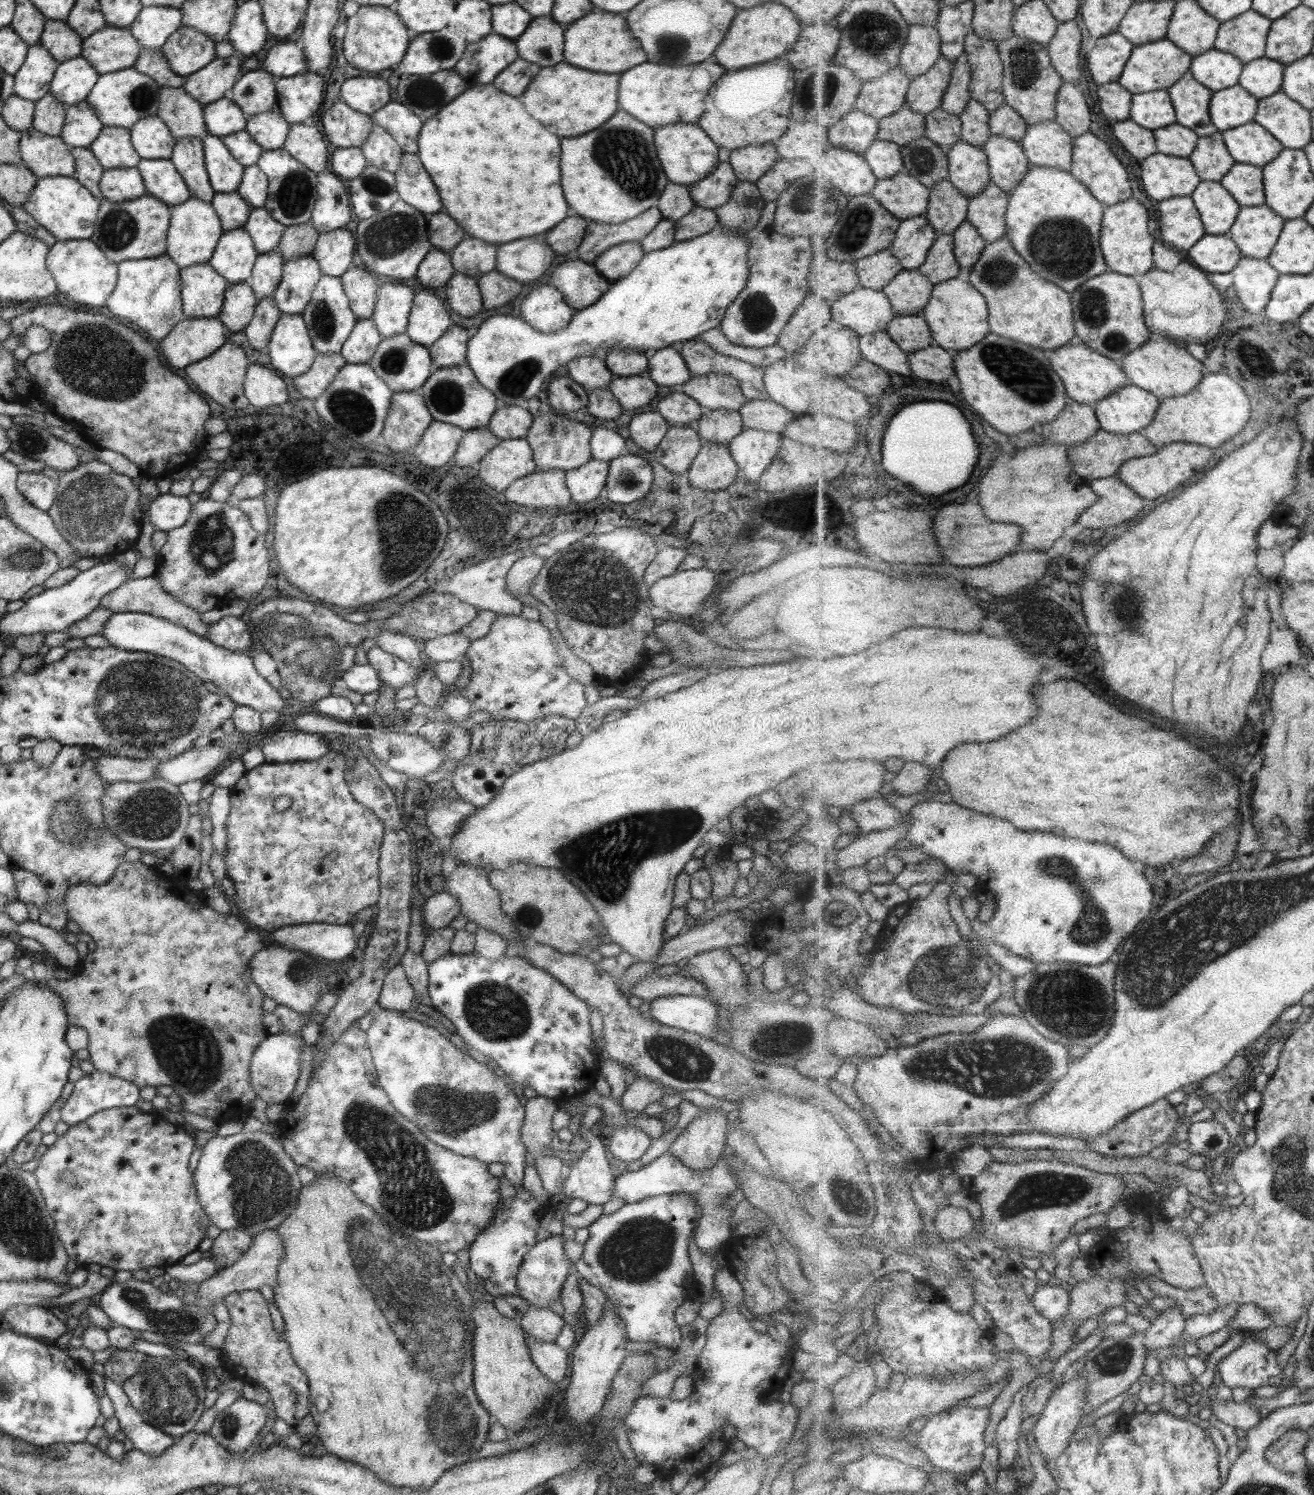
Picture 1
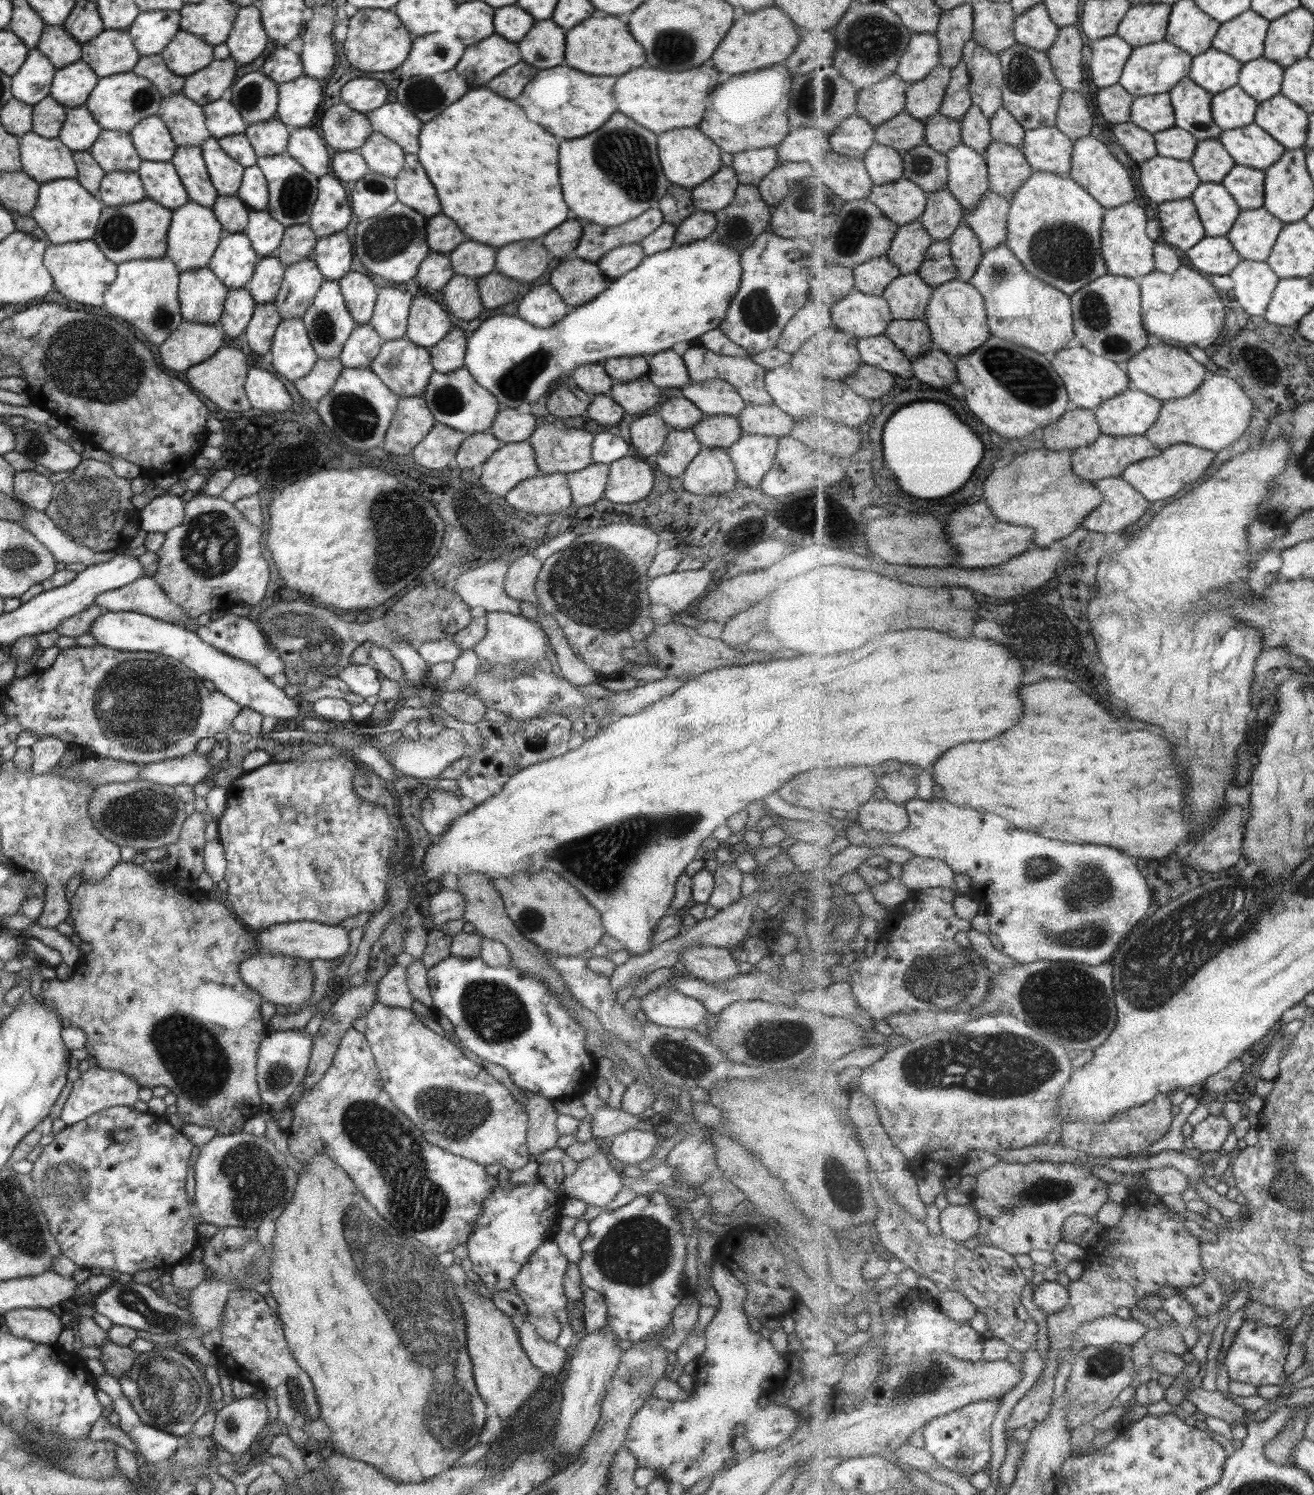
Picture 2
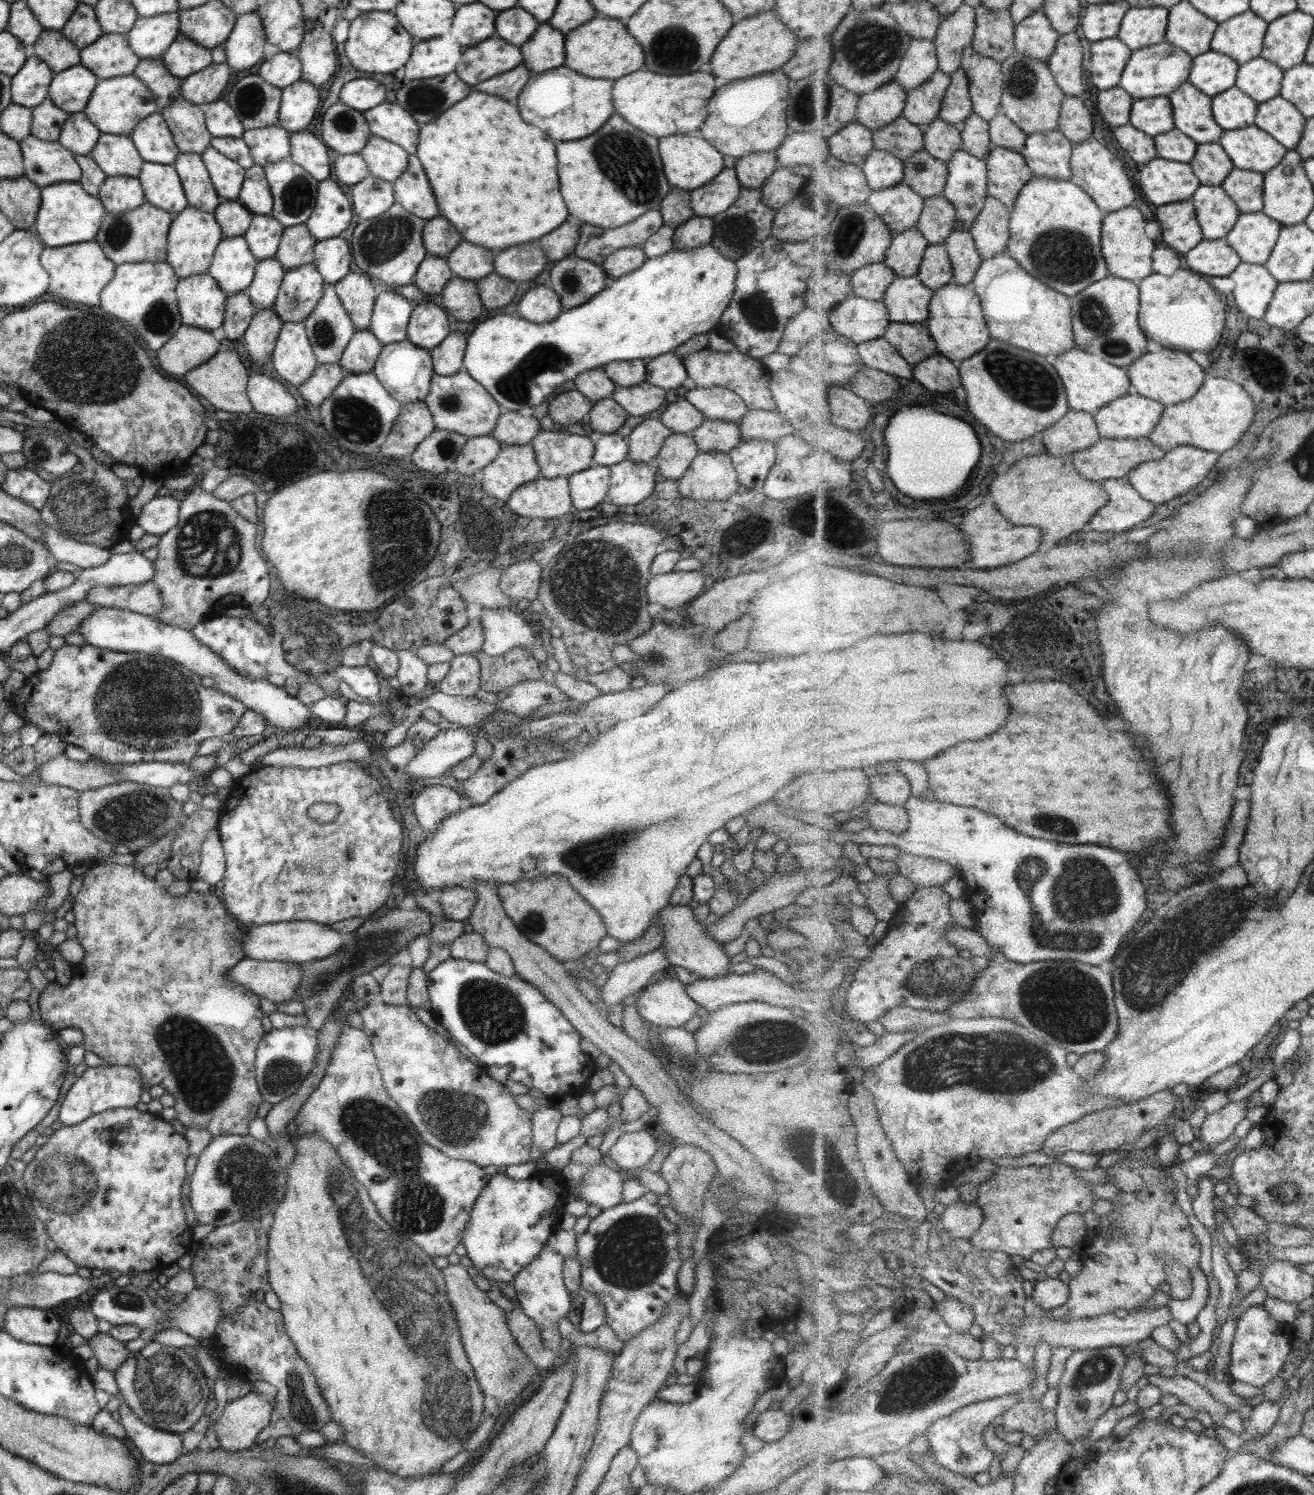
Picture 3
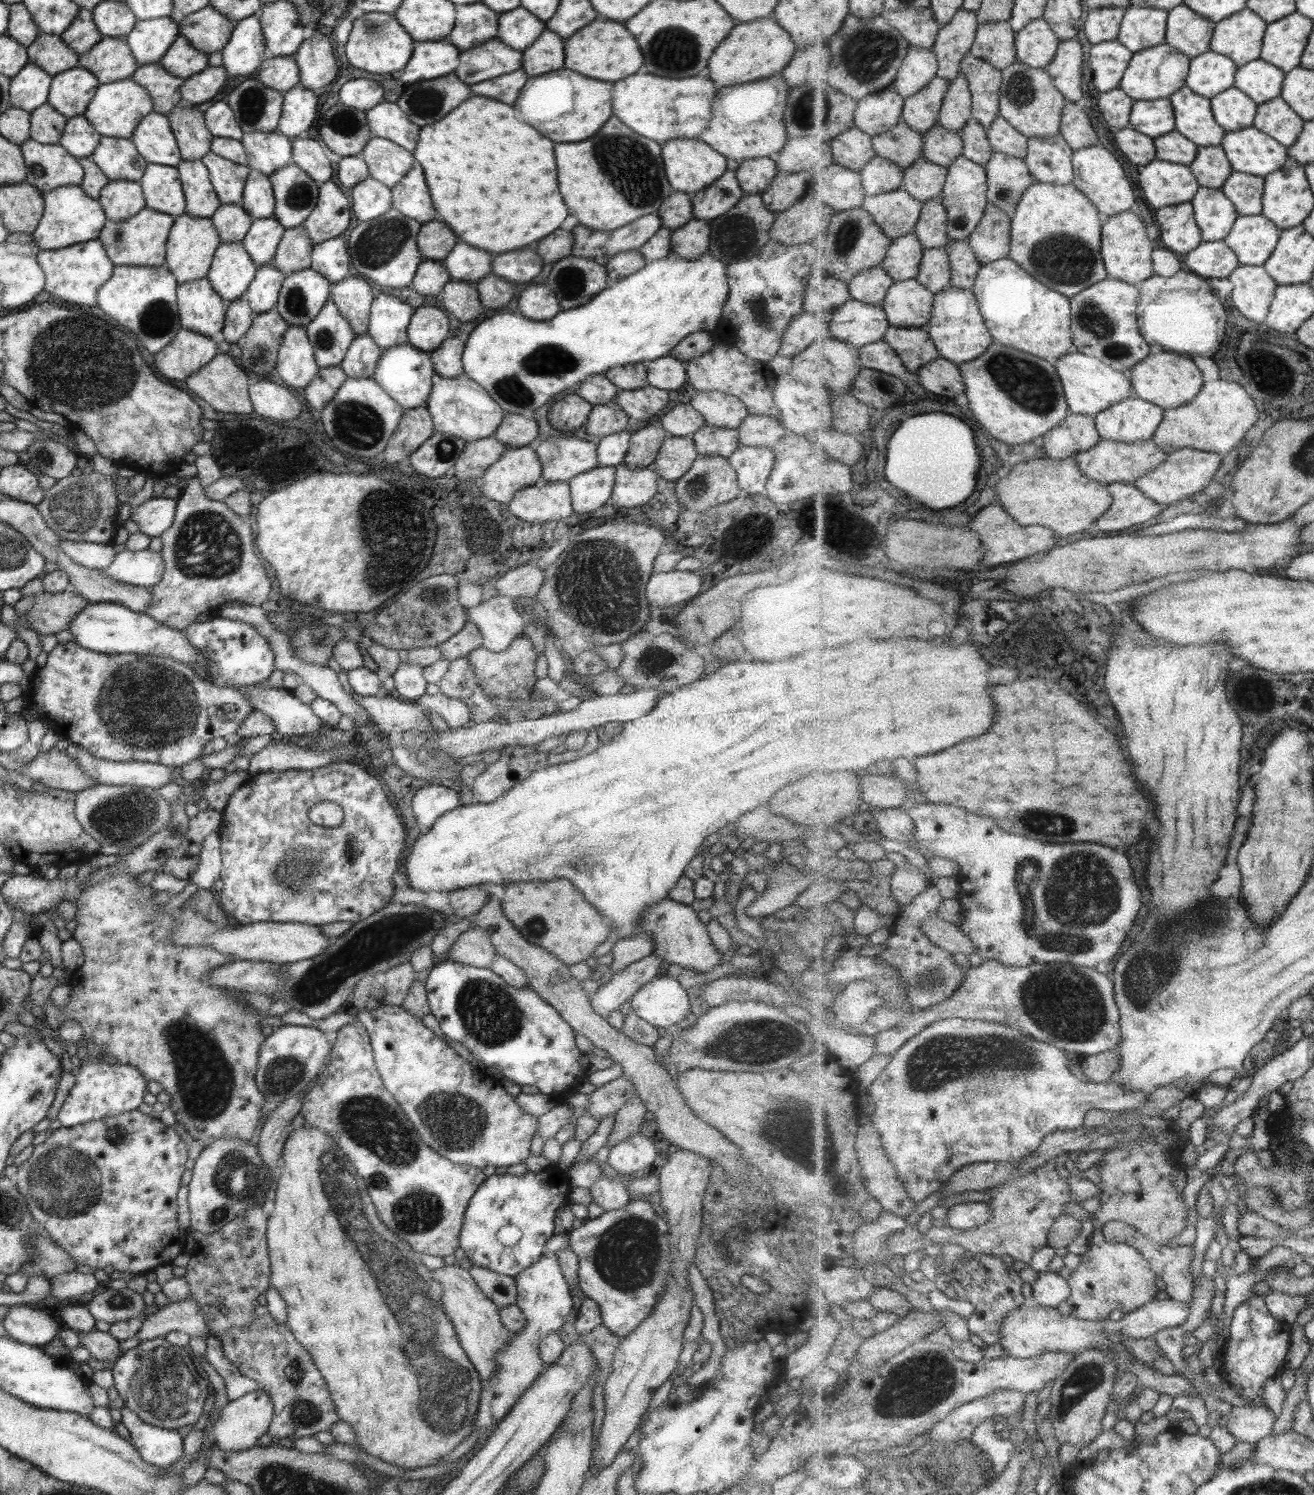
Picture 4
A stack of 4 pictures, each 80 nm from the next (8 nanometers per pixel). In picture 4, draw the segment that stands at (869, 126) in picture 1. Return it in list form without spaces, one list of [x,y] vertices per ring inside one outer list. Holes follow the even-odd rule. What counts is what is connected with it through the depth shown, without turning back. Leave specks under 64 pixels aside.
[[[856,126],[842,132],[832,141],[834,162],[855,171],[862,171],[875,158],[872,136]]]

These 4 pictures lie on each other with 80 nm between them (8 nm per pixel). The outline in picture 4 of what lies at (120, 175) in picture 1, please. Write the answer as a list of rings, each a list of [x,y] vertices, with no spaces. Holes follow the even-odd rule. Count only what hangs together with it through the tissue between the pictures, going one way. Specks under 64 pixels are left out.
[[[114,180],[101,188],[99,192],[100,207],[106,220],[117,222],[135,216],[144,208],[144,198],[138,182],[129,180]]]

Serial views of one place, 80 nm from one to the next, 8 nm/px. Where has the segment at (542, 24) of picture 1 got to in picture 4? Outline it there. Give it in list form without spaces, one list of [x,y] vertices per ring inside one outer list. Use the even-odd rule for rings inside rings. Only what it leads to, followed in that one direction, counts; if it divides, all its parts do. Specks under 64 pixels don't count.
[[[547,30],[523,50],[522,54],[520,68],[527,72],[527,76],[539,76],[564,68],[563,42]]]

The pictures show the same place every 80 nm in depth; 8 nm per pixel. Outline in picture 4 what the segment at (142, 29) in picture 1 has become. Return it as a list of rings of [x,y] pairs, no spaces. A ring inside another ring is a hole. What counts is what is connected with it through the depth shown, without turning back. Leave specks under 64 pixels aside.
[[[165,16],[159,19],[136,21],[122,38],[130,48],[135,64],[157,63],[179,34],[178,27]]]

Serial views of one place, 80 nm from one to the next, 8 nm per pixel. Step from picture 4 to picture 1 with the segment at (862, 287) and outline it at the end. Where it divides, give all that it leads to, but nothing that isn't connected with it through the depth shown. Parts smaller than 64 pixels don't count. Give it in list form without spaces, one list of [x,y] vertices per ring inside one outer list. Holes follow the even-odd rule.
[[[890,249],[866,256],[856,263],[860,284],[865,288],[877,290],[884,290],[905,269]]]

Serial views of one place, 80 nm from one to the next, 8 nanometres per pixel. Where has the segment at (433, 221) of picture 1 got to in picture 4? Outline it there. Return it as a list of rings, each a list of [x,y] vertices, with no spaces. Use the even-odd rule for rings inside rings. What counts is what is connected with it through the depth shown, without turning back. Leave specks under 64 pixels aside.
[[[431,220],[419,228],[415,242],[421,258],[441,261],[455,246],[455,236],[449,232],[449,228],[445,228],[443,222]]]

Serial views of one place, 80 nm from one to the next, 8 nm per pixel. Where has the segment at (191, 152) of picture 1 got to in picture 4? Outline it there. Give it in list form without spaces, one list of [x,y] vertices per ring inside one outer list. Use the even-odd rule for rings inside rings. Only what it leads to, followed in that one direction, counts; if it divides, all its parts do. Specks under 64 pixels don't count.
[[[180,160],[178,170],[184,196],[184,213],[191,218],[211,218],[220,205],[200,160]]]

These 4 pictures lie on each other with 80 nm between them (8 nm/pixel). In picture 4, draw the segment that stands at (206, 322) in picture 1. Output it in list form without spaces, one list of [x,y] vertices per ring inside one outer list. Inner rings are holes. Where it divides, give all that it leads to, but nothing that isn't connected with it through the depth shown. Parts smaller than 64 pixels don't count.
[[[180,328],[170,343],[152,355],[155,370],[167,378],[167,382],[183,382],[183,379],[205,366],[218,350],[207,336],[201,336]]]

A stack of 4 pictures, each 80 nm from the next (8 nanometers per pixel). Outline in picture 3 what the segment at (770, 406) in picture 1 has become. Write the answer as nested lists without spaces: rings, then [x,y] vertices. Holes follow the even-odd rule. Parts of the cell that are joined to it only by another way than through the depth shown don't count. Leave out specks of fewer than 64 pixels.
[[[748,410],[737,425],[742,441],[774,443],[794,433],[792,426],[776,410]]]

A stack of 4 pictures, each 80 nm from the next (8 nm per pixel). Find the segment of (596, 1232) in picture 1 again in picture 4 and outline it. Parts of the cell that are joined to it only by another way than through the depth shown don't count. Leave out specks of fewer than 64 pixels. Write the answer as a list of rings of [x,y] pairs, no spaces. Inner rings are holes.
[[[648,1196],[643,1201],[630,1201],[625,1204],[625,1207],[617,1210],[604,1211],[598,1217],[593,1219],[584,1220],[583,1224],[579,1228],[569,1230],[568,1235],[568,1247],[573,1254],[578,1258],[578,1284],[581,1292],[583,1292],[586,1298],[591,1299],[597,1308],[602,1320],[602,1325],[608,1328],[617,1338],[627,1336],[647,1315],[650,1315],[650,1311],[654,1307],[654,1304],[658,1301],[660,1294],[662,1293],[662,1284],[664,1283],[665,1273],[671,1269],[669,1268],[669,1249],[668,1249],[668,1235],[667,1235],[667,1223],[663,1221],[654,1211],[651,1209],[651,1204],[647,1201]]]

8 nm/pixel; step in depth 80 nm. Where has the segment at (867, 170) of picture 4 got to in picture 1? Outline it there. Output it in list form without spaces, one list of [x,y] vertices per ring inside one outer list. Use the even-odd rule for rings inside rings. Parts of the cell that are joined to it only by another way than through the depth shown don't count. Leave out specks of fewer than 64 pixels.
[[[875,140],[864,155],[878,179],[891,178],[905,170],[901,146],[890,140]]]

